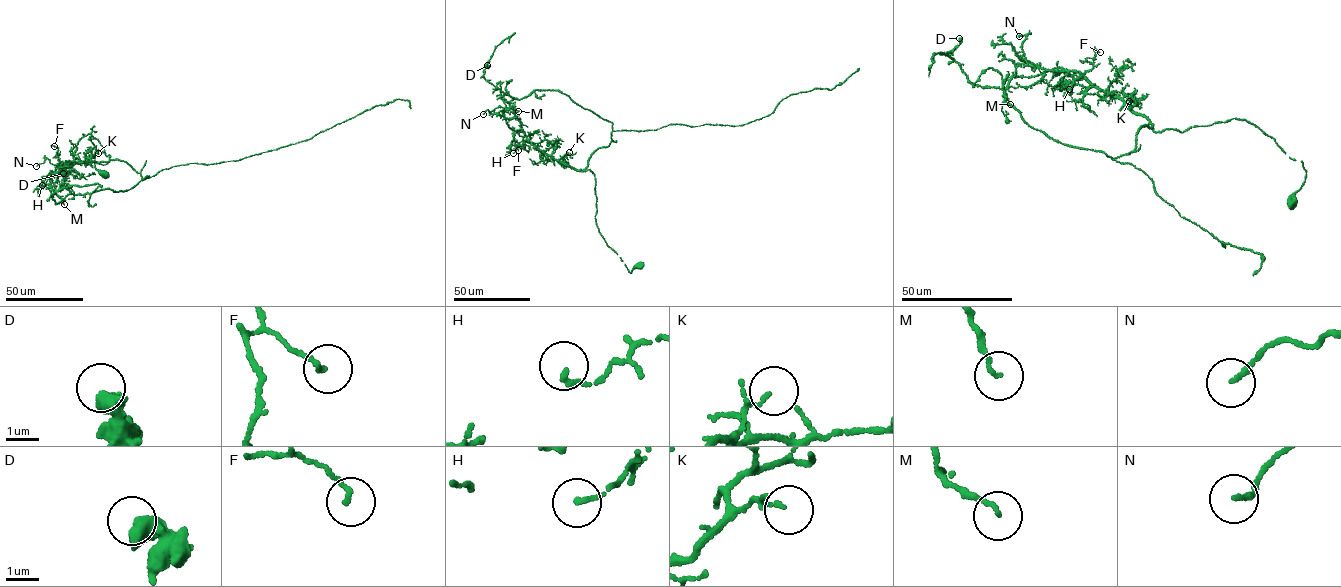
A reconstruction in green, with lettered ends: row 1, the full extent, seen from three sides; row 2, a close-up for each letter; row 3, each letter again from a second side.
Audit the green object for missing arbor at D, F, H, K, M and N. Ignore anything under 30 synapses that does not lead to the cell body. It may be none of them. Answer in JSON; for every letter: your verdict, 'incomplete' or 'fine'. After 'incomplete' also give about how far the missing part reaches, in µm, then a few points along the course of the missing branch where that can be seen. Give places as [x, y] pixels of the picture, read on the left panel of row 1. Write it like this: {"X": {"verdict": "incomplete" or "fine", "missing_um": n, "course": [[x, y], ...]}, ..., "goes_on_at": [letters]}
{"D": {"verdict": "fine"}, "F": {"verdict": "fine"}, "H": {"verdict": "fine"}, "K": {"verdict": "fine"}, "M": {"verdict": "fine"}, "N": {"verdict": "fine"}, "goes_on_at": []}

